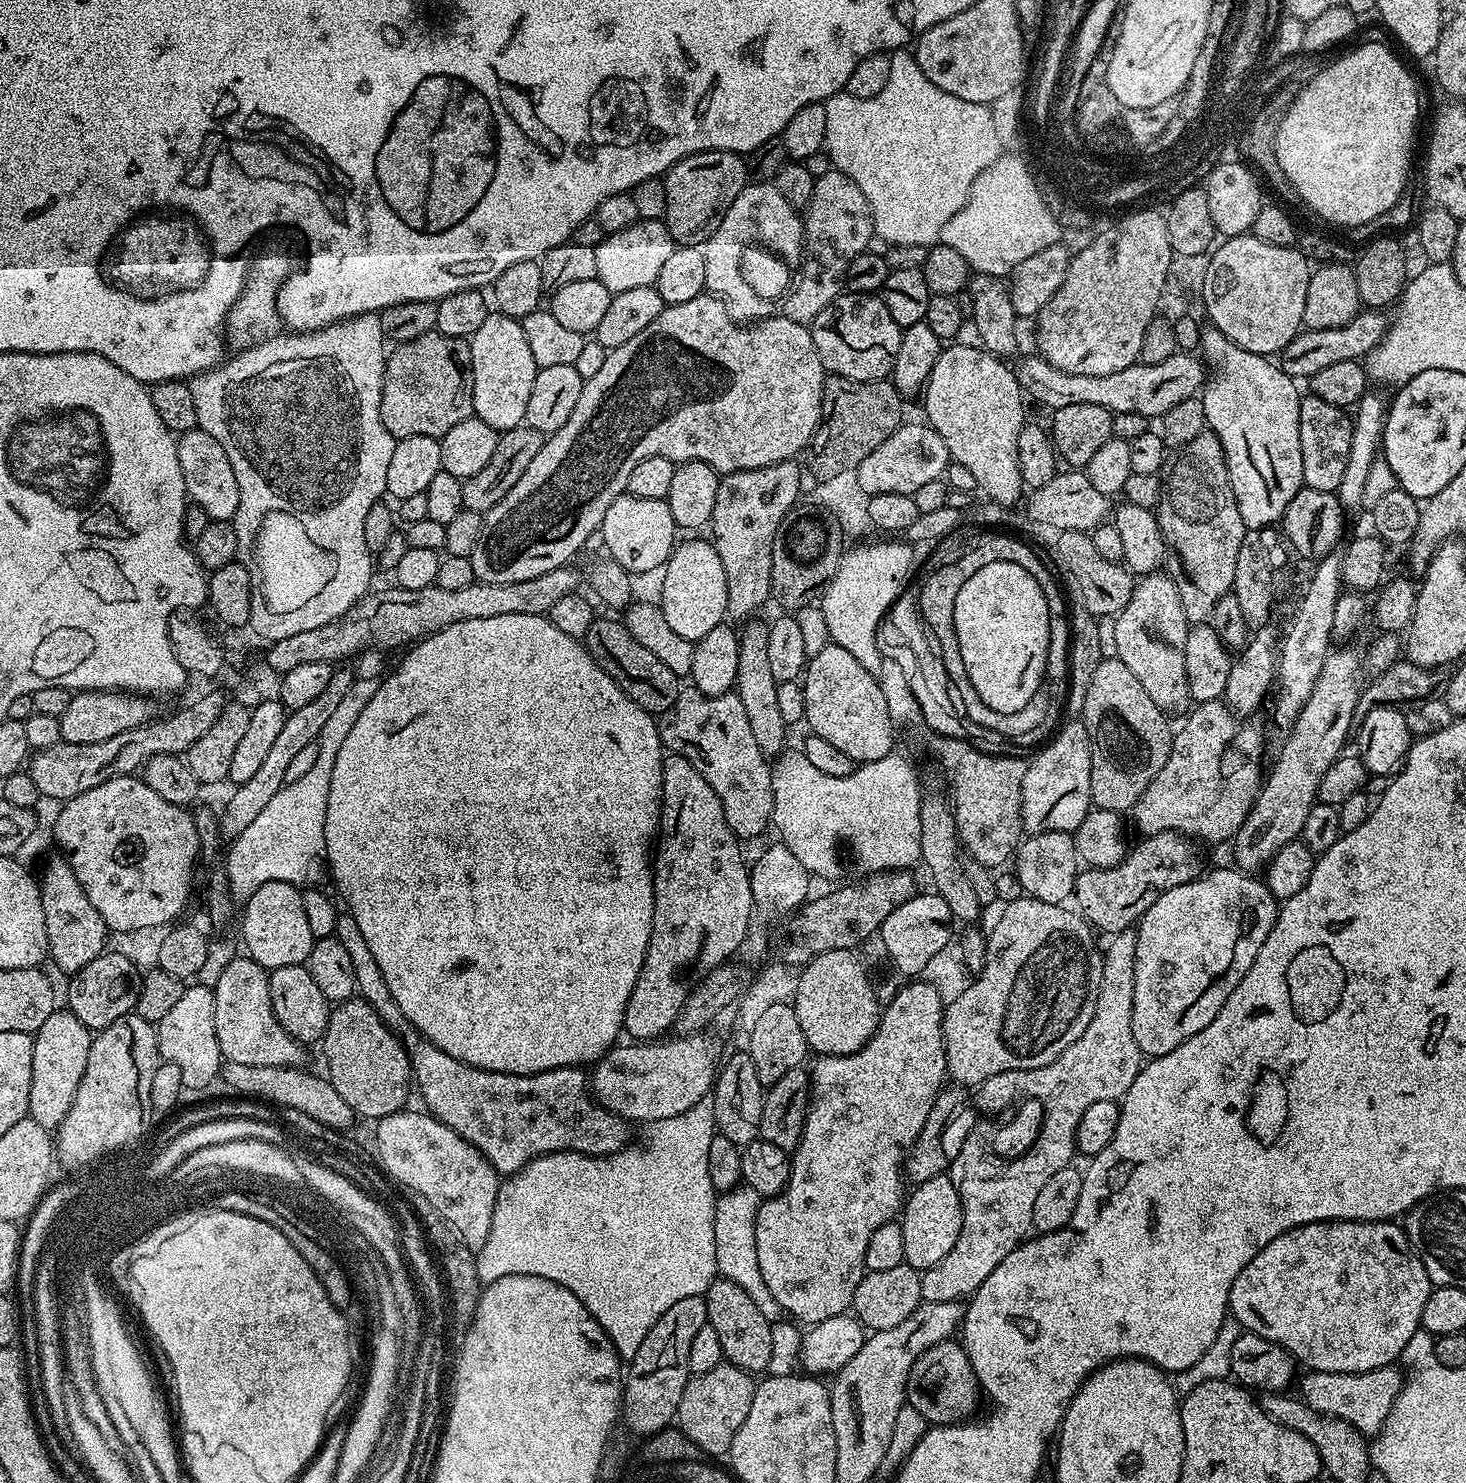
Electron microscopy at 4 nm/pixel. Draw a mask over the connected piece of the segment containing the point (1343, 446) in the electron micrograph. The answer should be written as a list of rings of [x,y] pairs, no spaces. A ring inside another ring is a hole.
[[[1311,394],[1300,397],[1298,410],[1298,442],[1302,442],[1302,474],[1304,487],[1336,492],[1342,482],[1342,474],[1346,474],[1346,458],[1350,458],[1350,438],[1352,437],[1352,416],[1345,409],[1324,402],[1322,398]]]

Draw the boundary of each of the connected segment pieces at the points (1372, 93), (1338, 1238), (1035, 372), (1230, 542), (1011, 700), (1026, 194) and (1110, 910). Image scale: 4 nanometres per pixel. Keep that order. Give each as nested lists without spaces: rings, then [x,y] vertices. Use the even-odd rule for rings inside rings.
[[[1364,44],[1361,48],[1356,48],[1353,52],[1345,54],[1341,60],[1336,60],[1332,65],[1321,67],[1320,72],[1312,80],[1301,87],[1300,93],[1296,96],[1296,101],[1288,107],[1285,112],[1278,138],[1276,139],[1276,157],[1278,164],[1284,171],[1284,179],[1292,188],[1321,216],[1324,220],[1329,220],[1332,224],[1341,224],[1344,230],[1370,222],[1378,218],[1378,214],[1386,214],[1394,202],[1409,187],[1408,167],[1412,164],[1412,143],[1416,140],[1416,123],[1420,120],[1420,96],[1416,93],[1416,80],[1408,73],[1408,68],[1387,48],[1384,44]]]
[[[1323,1220],[1317,1224],[1304,1224],[1300,1228],[1274,1238],[1274,1242],[1267,1244],[1245,1266],[1242,1274],[1234,1278],[1234,1286],[1230,1290],[1228,1299],[1228,1311],[1231,1319],[1236,1320],[1241,1329],[1258,1334],[1272,1344],[1282,1346],[1305,1369],[1334,1374],[1362,1374],[1395,1365],[1401,1359],[1406,1342],[1410,1342],[1410,1338],[1414,1338],[1414,1334],[1421,1331],[1422,1306],[1426,1306],[1426,1298],[1430,1298],[1433,1287],[1431,1278],[1426,1274],[1426,1266],[1422,1266],[1420,1256],[1412,1249],[1412,1244],[1408,1240],[1408,1233],[1399,1223],[1390,1220]]]
[[[1181,351],[1156,365],[1137,362],[1126,366],[1126,370],[1118,370],[1118,374],[1105,376],[1066,374],[1050,366],[1042,358],[1034,358],[1030,364],[1024,363],[1024,368],[1016,364],[1014,371],[1016,376],[1024,376],[1021,388],[1026,384],[1028,390],[1036,388],[1036,402],[1045,404],[1048,410],[1089,404],[1102,406],[1113,414],[1125,412],[1142,414],[1149,418],[1164,416],[1166,410],[1170,410],[1170,406],[1178,406],[1178,402],[1186,402],[1186,398],[1196,396],[1206,383],[1205,365],[1195,355]]]
[[[1210,430],[1200,432],[1198,438],[1194,438],[1194,442],[1179,449],[1175,456],[1163,473],[1160,502],[1154,511],[1169,553],[1173,557],[1176,555],[1176,560],[1180,563],[1176,590],[1180,593],[1182,610],[1189,625],[1195,626],[1209,623],[1214,606],[1218,606],[1218,598],[1227,596],[1233,591],[1236,582],[1234,566],[1238,566],[1238,550],[1246,539],[1246,529],[1242,522],[1242,514],[1238,514],[1238,502],[1234,498],[1234,490],[1228,485],[1226,458],[1215,434]]]
[[[1001,560],[982,566],[978,574],[970,574],[970,578],[962,582],[958,598],[954,598],[954,630],[958,650],[978,698],[982,698],[982,702],[986,702],[992,712],[1007,714],[1022,709],[1026,702],[1030,702],[1041,691],[1040,683],[1045,683],[1044,667],[1048,661],[1051,638],[1048,599],[1042,594],[1042,586],[1038,586],[1038,582],[1030,578],[1022,566]]]
[[[1002,154],[978,178],[970,188],[966,206],[942,226],[939,243],[950,246],[966,258],[969,269],[981,276],[1007,277],[1018,265],[1026,262],[1030,254],[1043,248],[1052,240],[1055,224],[1044,212],[1045,204],[1040,204],[1032,180],[1020,160],[1013,160],[1010,154]],[[1000,194],[1010,194],[1010,205],[1000,206]]]
[[[1159,832],[1153,836],[1144,836],[1141,844],[1131,849],[1124,861],[1118,866],[1109,868],[1085,867],[1077,871],[1076,891],[1074,893],[1074,904],[1081,916],[1092,925],[1093,929],[1100,928],[1107,934],[1129,931],[1139,921],[1141,916],[1158,902],[1166,890],[1174,890],[1174,886],[1182,886],[1191,880],[1198,880],[1202,875],[1200,868],[1200,852],[1197,841],[1190,836],[1183,836],[1181,832]]]

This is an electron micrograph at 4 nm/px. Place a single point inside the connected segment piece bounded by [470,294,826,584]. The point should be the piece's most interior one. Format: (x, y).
(697, 385)

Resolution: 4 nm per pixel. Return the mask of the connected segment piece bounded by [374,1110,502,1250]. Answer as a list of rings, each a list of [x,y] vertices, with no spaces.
[[[401,1110],[375,1121],[376,1152],[384,1168],[400,1184],[417,1192],[432,1212],[442,1214],[464,1247],[479,1250],[490,1234],[494,1202],[498,1198],[501,1177],[492,1164],[466,1138],[427,1111]]]

